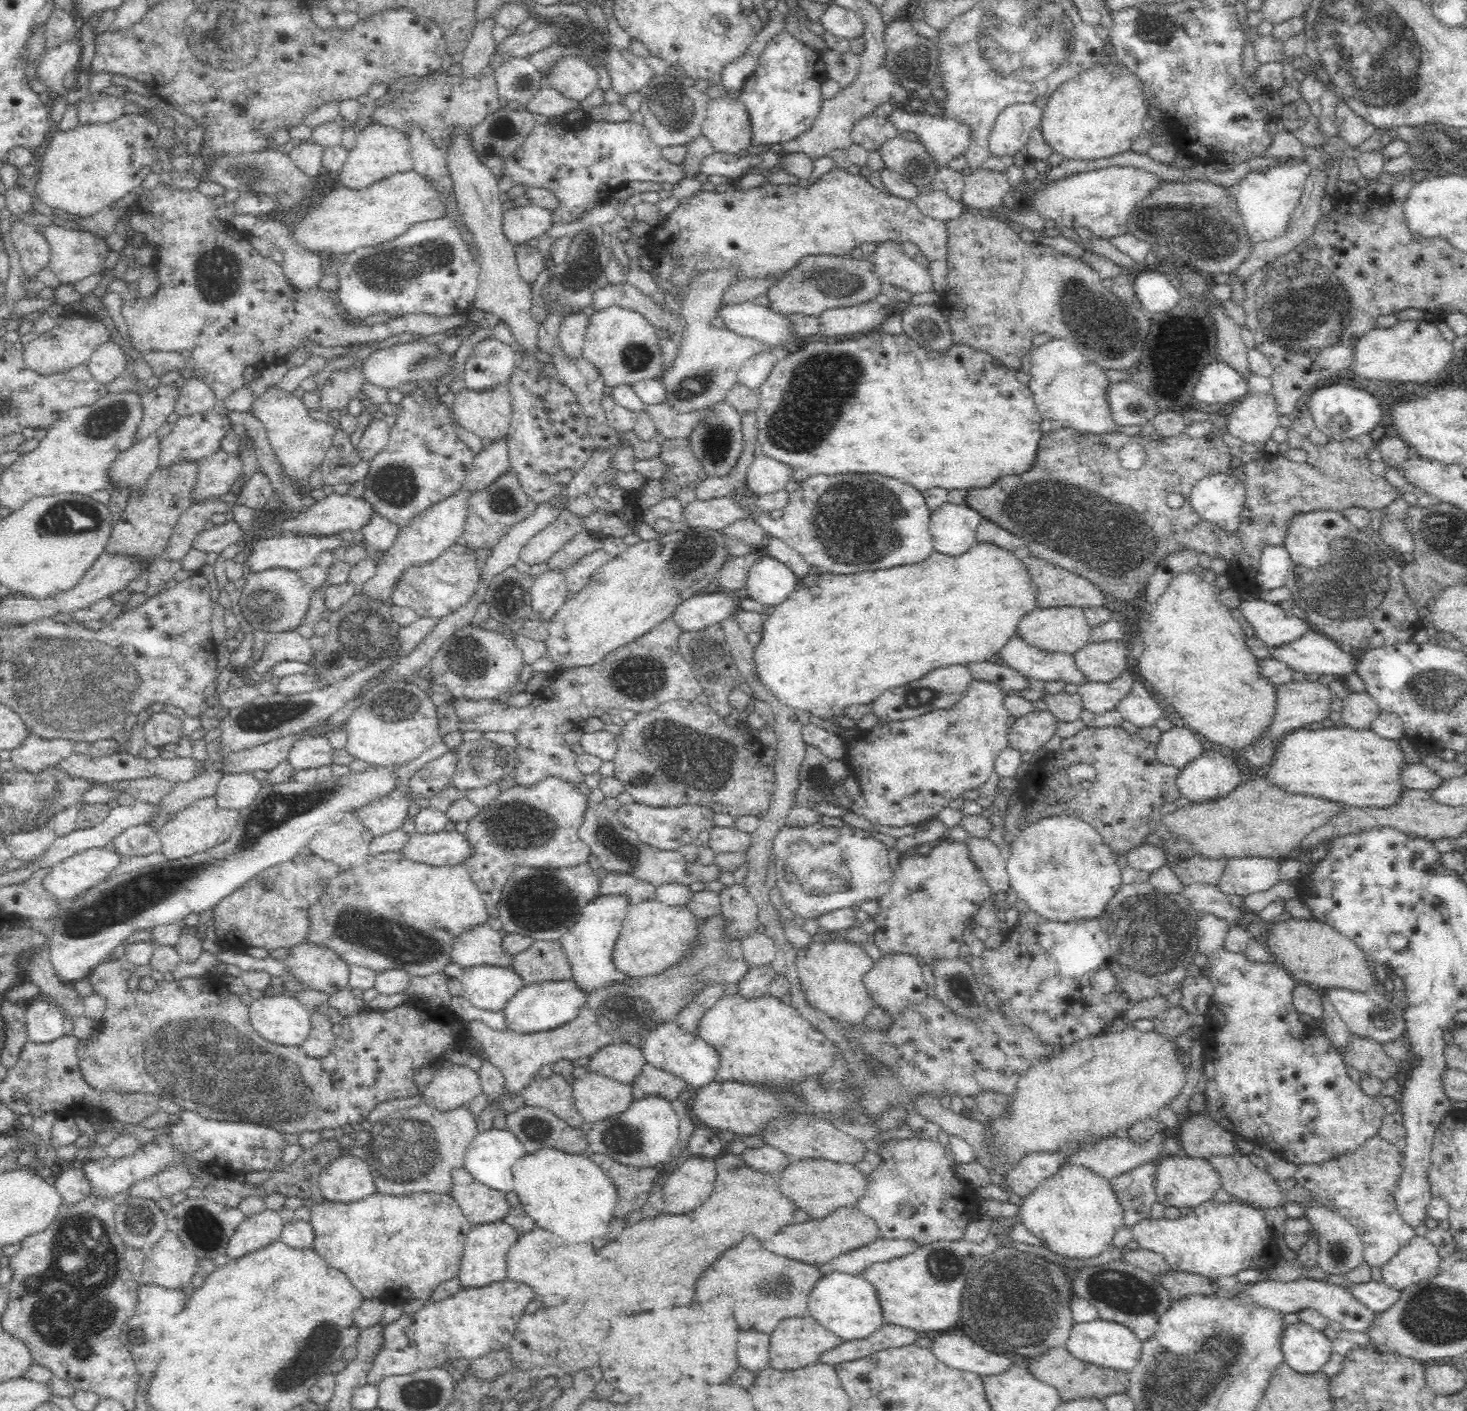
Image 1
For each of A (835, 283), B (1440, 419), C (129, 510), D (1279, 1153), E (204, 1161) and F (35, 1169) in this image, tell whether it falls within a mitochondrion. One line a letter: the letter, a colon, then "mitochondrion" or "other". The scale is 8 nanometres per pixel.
A: mitochondrion
B: other
C: other
D: other
E: other
F: other

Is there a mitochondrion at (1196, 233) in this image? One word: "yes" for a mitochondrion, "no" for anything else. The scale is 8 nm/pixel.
yes

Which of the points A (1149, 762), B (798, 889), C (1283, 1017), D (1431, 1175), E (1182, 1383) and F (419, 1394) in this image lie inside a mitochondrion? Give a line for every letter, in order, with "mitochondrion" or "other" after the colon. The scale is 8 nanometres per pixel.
A: other
B: mitochondrion
C: other
D: other
E: mitochondrion
F: mitochondrion

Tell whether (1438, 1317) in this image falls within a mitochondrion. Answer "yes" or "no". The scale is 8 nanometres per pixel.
yes

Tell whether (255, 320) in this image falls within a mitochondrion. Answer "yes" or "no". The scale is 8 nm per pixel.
no

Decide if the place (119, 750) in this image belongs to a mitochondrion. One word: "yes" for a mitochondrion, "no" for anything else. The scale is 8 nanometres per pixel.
no

